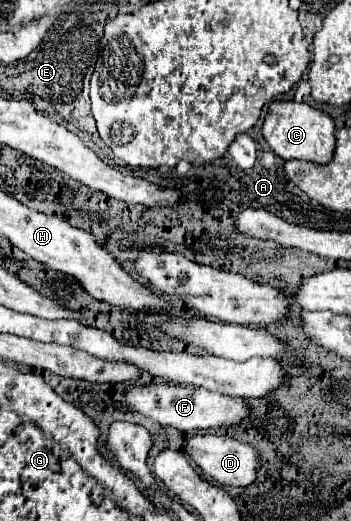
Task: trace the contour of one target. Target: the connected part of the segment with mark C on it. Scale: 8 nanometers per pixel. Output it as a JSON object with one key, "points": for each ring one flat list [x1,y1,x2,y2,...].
{"points":[[275,100,269,104,267,116,263,120,263,138,271,150,283,158,303,158,317,164,327,164,333,158,335,150,335,122,327,112,321,112,305,102,295,100]]}

